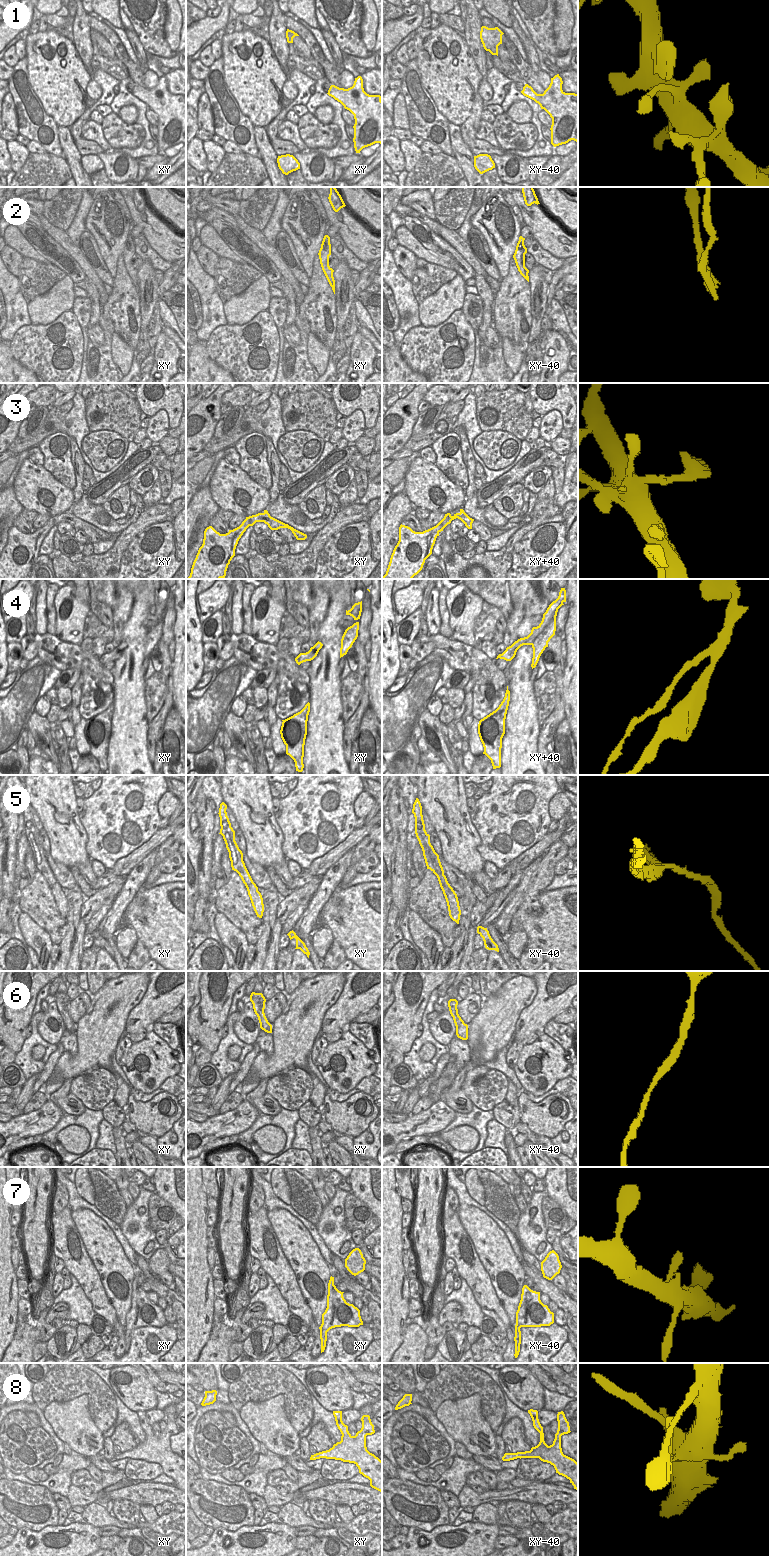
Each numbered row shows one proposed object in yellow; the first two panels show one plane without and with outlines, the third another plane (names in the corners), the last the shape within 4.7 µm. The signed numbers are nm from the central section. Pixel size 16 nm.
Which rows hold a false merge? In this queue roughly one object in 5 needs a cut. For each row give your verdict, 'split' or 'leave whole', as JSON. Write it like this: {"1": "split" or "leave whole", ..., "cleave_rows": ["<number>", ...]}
{"1": "leave whole", "2": "split", "3": "leave whole", "4": "split", "5": "split", "6": "leave whole", "7": "leave whole", "8": "leave whole", "cleave_rows": ["2", "4", "5"]}

